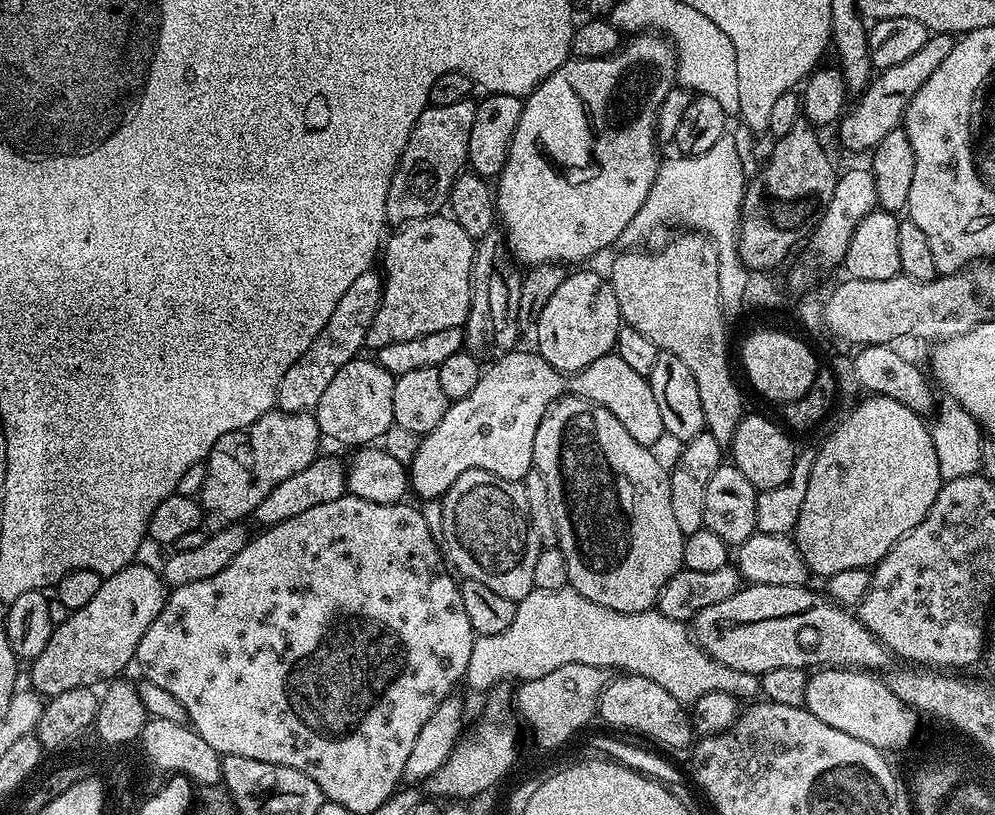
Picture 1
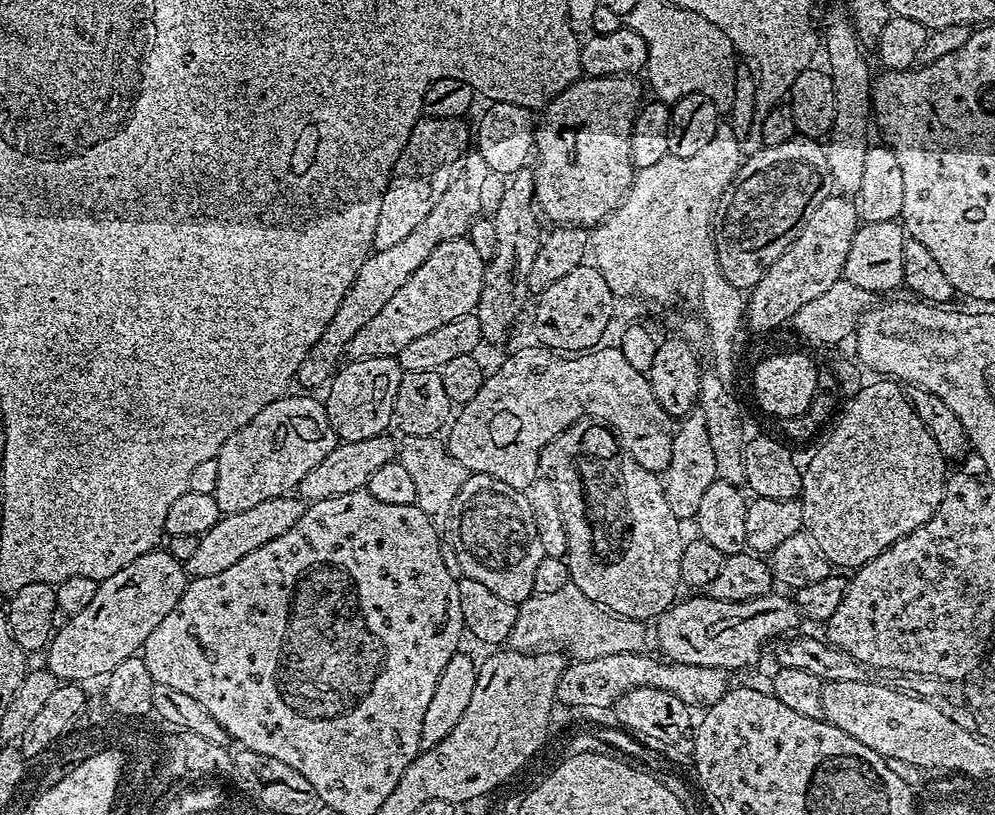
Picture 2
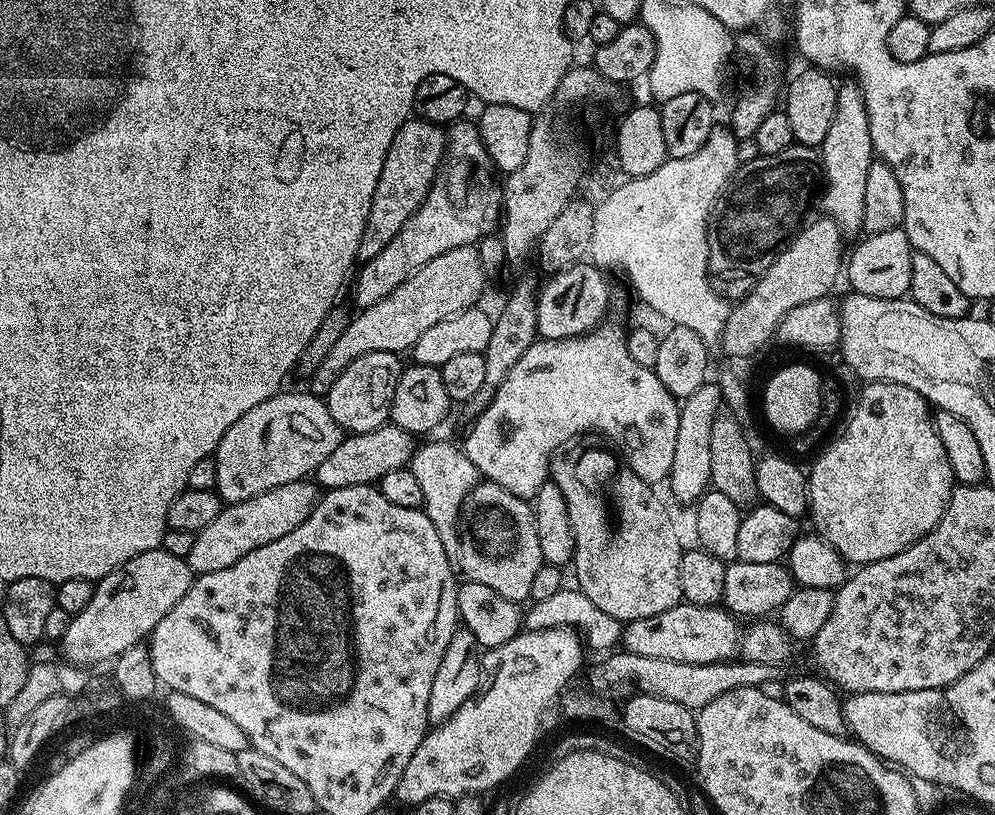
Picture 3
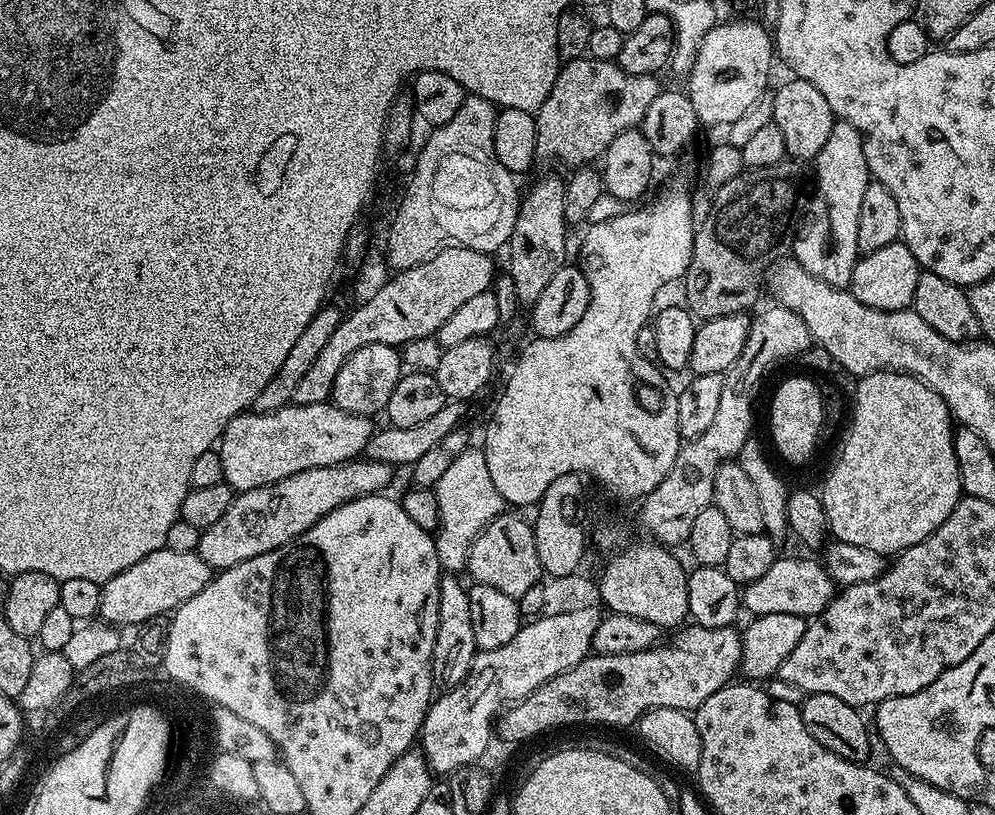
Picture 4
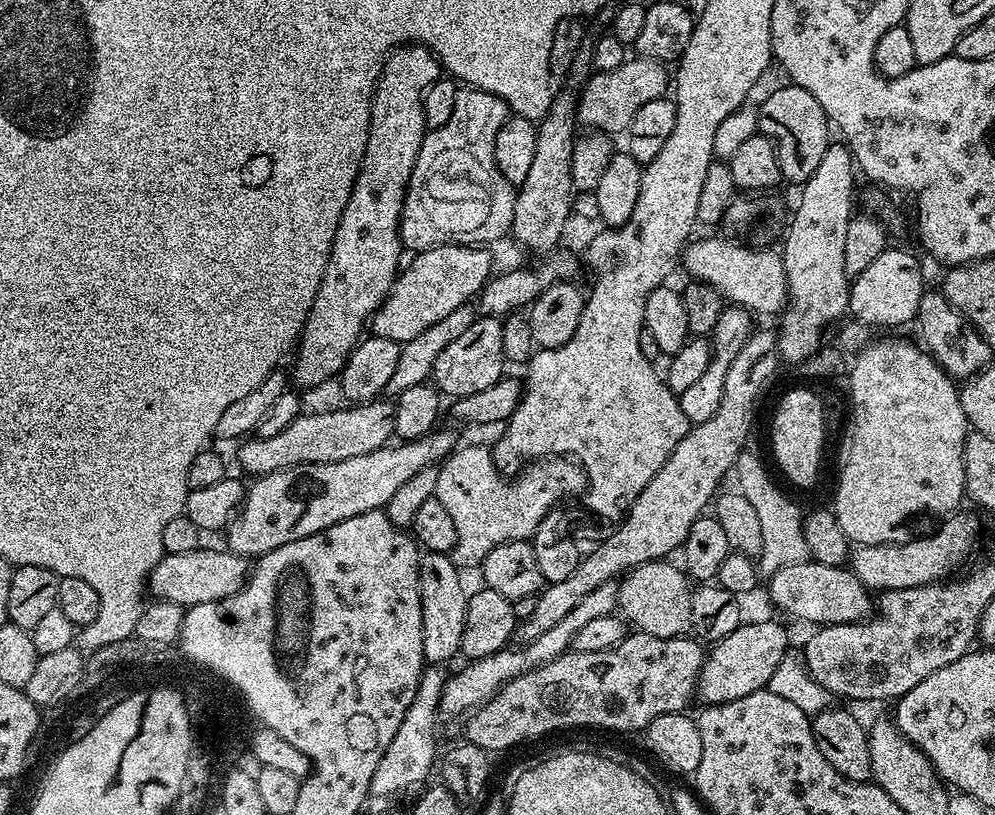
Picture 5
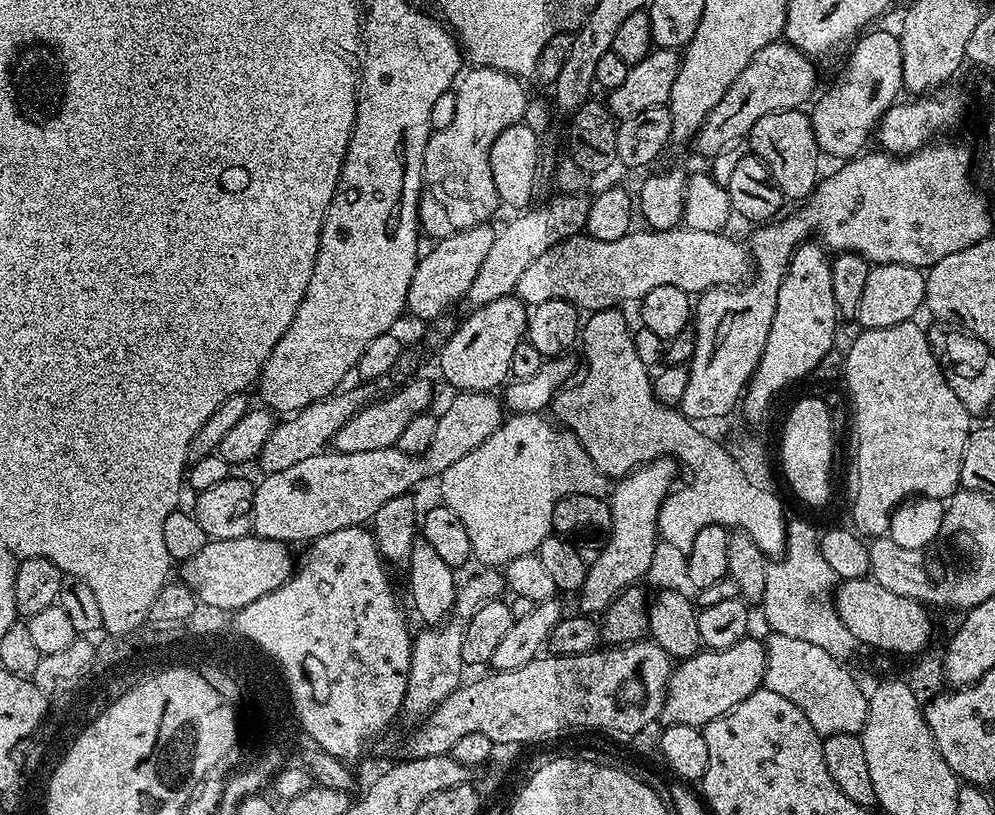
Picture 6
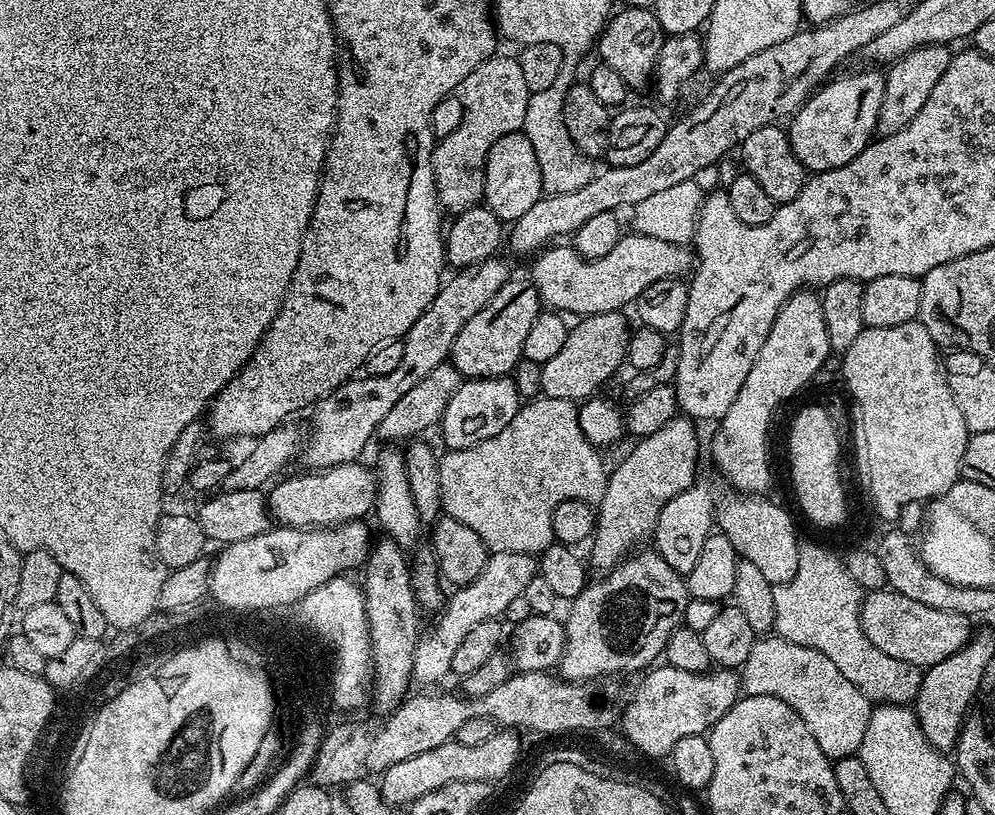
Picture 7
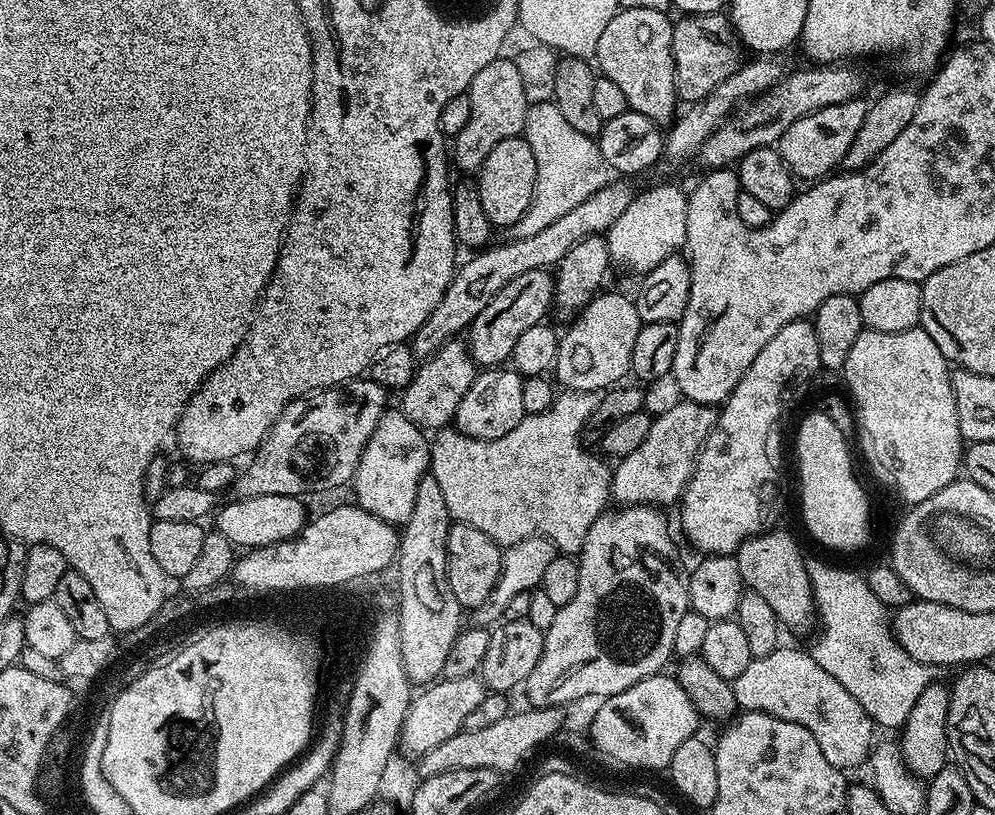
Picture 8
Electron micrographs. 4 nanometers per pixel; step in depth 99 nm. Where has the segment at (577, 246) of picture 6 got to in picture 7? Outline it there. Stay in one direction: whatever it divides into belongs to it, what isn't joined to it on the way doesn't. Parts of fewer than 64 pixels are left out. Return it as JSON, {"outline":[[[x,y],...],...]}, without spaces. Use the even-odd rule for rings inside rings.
{"outline":[[[621,235],[618,246],[614,246],[610,254],[591,258],[579,256],[571,246],[545,247],[535,257],[536,265],[530,273],[532,285],[540,295],[541,305],[561,314],[573,312],[576,318],[618,312],[627,309],[627,304],[628,307],[635,305],[646,286],[654,286],[654,282],[659,280],[683,277],[683,272],[687,273],[693,267],[693,253],[685,245],[662,242],[662,238],[631,235]]]}

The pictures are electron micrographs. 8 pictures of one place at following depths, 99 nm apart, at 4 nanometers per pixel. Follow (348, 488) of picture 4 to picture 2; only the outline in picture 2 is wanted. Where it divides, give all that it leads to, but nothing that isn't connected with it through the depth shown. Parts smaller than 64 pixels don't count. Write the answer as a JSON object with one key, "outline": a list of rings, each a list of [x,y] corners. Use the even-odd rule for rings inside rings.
{"outline":[[[289,494],[278,498],[266,498],[266,502],[258,502],[258,506],[250,506],[250,510],[238,510],[221,515],[220,520],[214,522],[214,526],[210,526],[210,530],[206,530],[206,534],[199,537],[198,547],[194,550],[192,557],[186,561],[186,571],[189,577],[211,578],[213,574],[219,574],[221,570],[234,566],[234,562],[246,558],[246,554],[258,550],[258,546],[266,546],[266,542],[274,542],[278,534],[286,534],[286,530],[290,530],[290,526],[294,526],[294,522],[302,518],[305,507],[305,501],[301,500],[299,495]]]}

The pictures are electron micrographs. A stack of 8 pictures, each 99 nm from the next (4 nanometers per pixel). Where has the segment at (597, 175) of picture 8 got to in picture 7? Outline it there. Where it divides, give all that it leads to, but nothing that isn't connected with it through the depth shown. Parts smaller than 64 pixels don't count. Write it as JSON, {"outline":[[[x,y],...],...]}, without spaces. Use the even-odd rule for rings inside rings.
{"outline":[[[561,48],[562,65],[547,89],[532,92],[528,95],[526,113],[523,118],[521,131],[526,134],[534,145],[534,155],[538,157],[538,166],[542,170],[542,186],[547,195],[570,194],[570,190],[582,190],[586,182],[590,182],[594,175],[593,161],[578,150],[566,130],[563,120],[563,108],[566,96],[573,85],[577,83],[578,68],[585,63],[590,52],[582,50],[578,54],[570,54],[570,50]]]}

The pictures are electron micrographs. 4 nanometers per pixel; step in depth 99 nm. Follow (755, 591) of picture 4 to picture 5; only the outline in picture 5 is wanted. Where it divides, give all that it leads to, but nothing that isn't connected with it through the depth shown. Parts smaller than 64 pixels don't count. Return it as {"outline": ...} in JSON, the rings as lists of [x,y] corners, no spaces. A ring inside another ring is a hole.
{"outline":[[[815,562],[786,565],[768,581],[768,596],[788,616],[797,616],[811,626],[858,624],[874,612],[874,596],[847,567],[831,568]]]}

